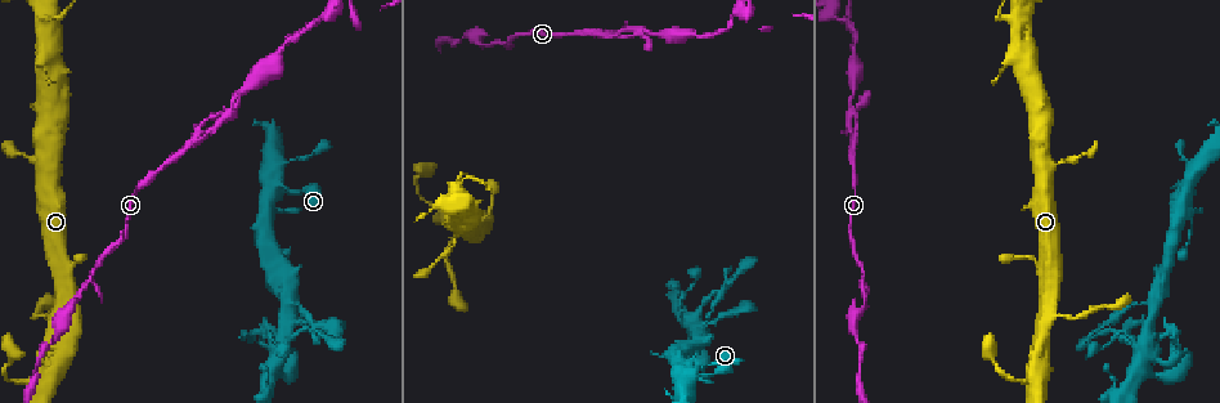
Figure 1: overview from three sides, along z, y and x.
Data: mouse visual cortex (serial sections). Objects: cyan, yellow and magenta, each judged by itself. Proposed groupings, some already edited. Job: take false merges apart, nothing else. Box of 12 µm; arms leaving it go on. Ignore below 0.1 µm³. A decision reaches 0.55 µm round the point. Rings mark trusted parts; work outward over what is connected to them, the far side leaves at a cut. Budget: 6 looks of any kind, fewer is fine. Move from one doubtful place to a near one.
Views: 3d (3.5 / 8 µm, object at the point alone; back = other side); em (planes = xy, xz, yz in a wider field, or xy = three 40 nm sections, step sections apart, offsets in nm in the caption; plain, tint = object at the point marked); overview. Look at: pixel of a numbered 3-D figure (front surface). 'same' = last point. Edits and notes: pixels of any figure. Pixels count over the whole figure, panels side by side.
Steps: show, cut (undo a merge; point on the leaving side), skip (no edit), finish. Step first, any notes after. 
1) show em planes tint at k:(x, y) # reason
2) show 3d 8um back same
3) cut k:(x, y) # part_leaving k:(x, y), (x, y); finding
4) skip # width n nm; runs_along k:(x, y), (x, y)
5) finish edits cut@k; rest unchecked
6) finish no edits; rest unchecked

show 3d 3.5um at 1:(280, 191) # a fork

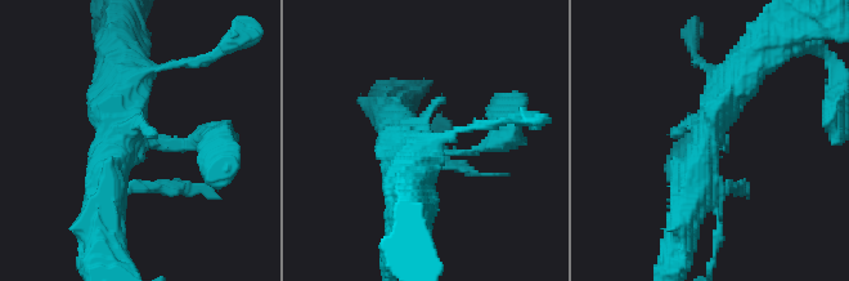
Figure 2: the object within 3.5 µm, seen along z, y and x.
show em xy step 1 tint at 2:(717, 139) # now the EM

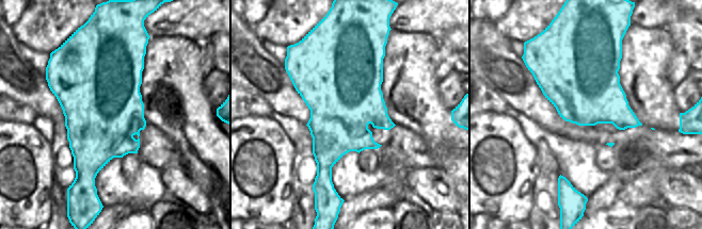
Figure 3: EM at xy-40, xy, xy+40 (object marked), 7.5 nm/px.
skip # continuous, no second cell

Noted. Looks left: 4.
show 3d 8um at 1:(1014, 16) # sharp bend

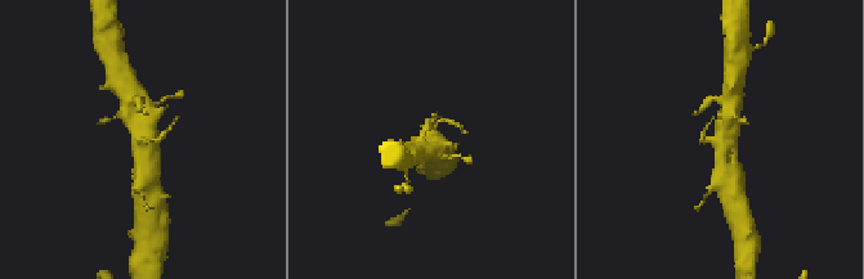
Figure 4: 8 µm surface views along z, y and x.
show 3d 3.5um back at 4:(432, 133)

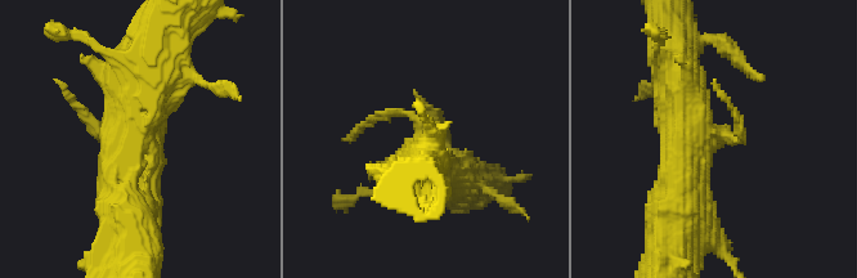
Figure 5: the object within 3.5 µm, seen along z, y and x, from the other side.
show em planes tint at 5:(710, 135) # arms 3; arm_widths 150, 350, 350 nm; now the EM

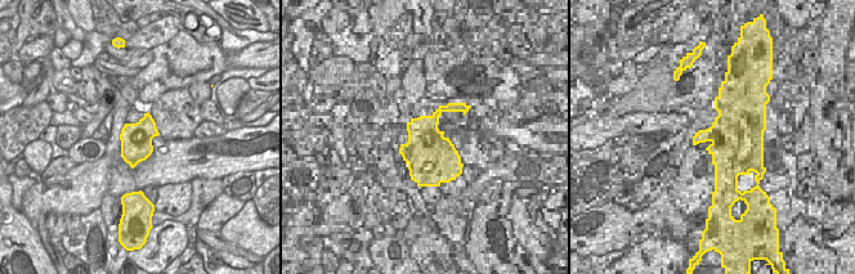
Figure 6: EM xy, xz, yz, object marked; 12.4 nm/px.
skip # all the same cell

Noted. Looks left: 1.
show 3d 3.5um at 1:(62, 305) # side arm on a straight run

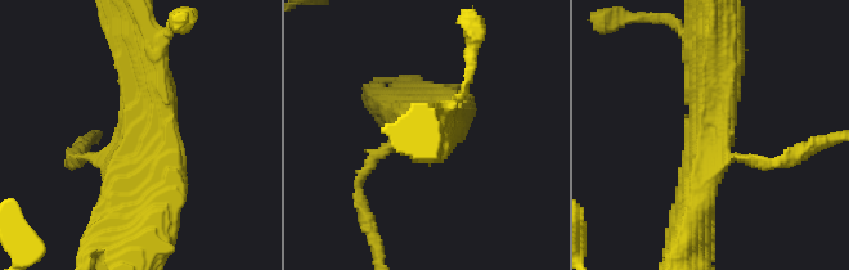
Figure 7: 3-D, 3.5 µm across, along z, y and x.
skip # runs_along 7:(719, 49), (717, 121), (690, 220); all the same cell

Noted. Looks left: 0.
finish no edits; rest unchecked

